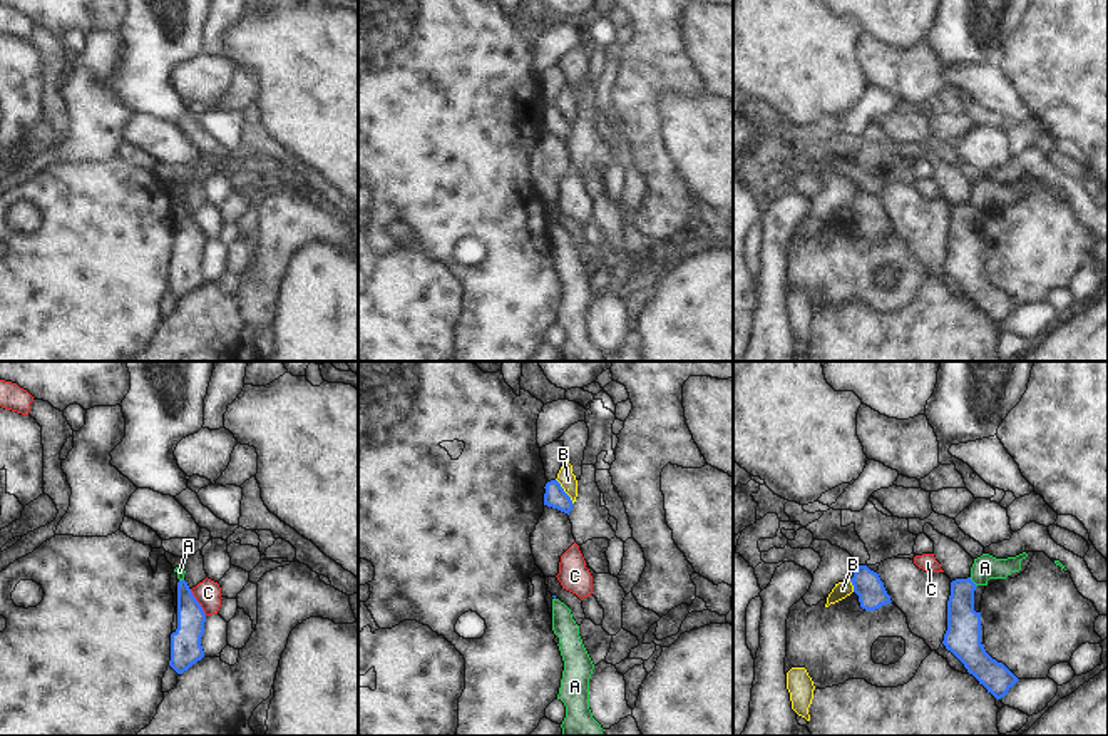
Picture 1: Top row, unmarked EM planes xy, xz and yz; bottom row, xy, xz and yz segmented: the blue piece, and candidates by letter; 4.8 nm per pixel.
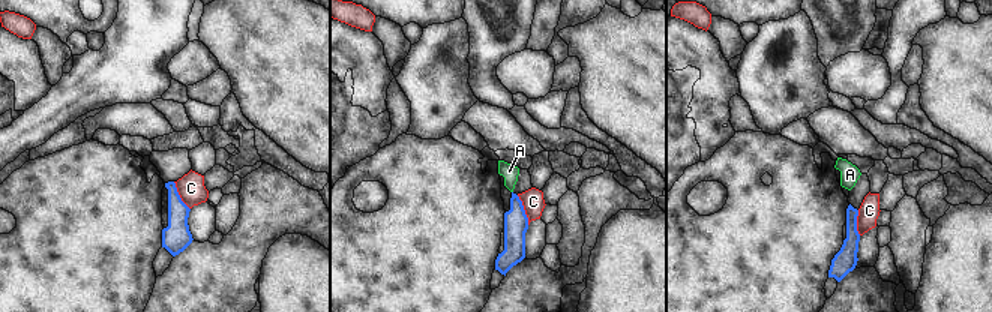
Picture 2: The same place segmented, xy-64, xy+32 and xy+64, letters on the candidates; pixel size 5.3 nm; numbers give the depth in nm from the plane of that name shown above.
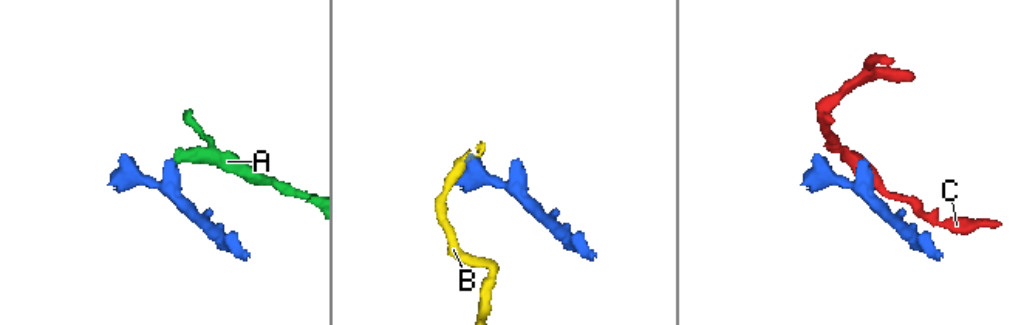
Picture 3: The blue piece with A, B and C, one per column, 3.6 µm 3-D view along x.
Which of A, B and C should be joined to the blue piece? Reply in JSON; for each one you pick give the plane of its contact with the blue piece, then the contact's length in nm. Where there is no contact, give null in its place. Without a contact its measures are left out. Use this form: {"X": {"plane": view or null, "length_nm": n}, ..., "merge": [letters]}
{"merge": []}

